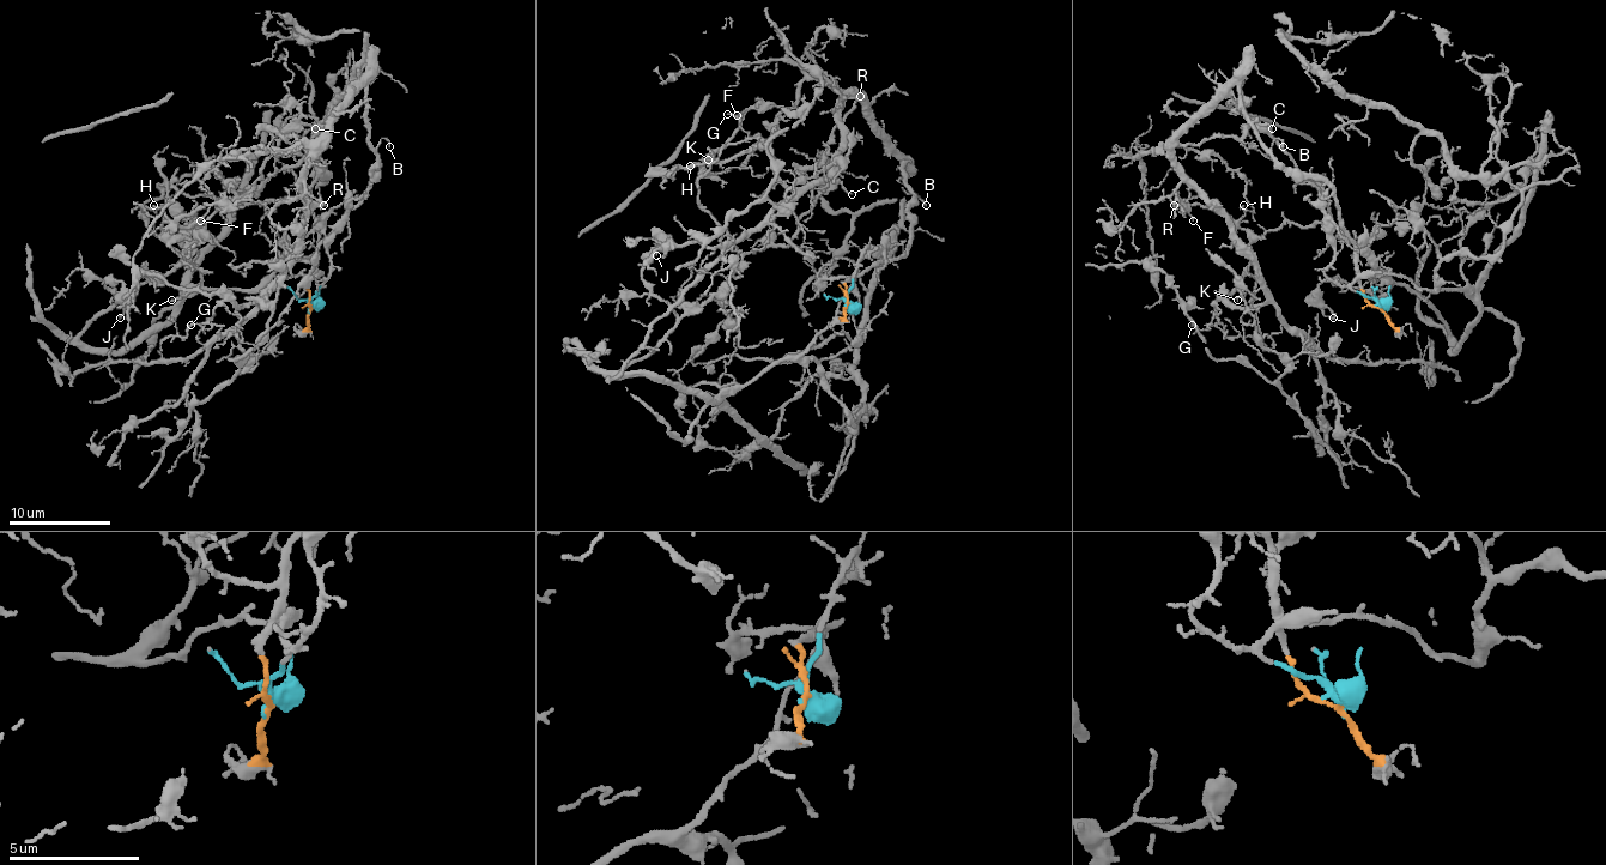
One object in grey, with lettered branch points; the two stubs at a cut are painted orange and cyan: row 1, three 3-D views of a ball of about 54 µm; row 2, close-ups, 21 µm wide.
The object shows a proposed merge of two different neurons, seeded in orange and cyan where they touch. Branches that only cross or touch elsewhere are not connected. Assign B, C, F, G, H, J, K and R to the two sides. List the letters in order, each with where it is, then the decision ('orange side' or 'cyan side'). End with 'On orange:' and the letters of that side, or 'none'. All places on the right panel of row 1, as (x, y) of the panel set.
B: (1283, 146) | orange side
C: (1272, 128) | cyan side
F: (1193, 221) | cyan side
G: (1192, 325) | orange side
H: (1243, 205) | cyan side
J: (1333, 318) | cyan side
K: (1237, 300) | orange side
R: (1174, 205) | orange side
On orange: B, G, K, R

